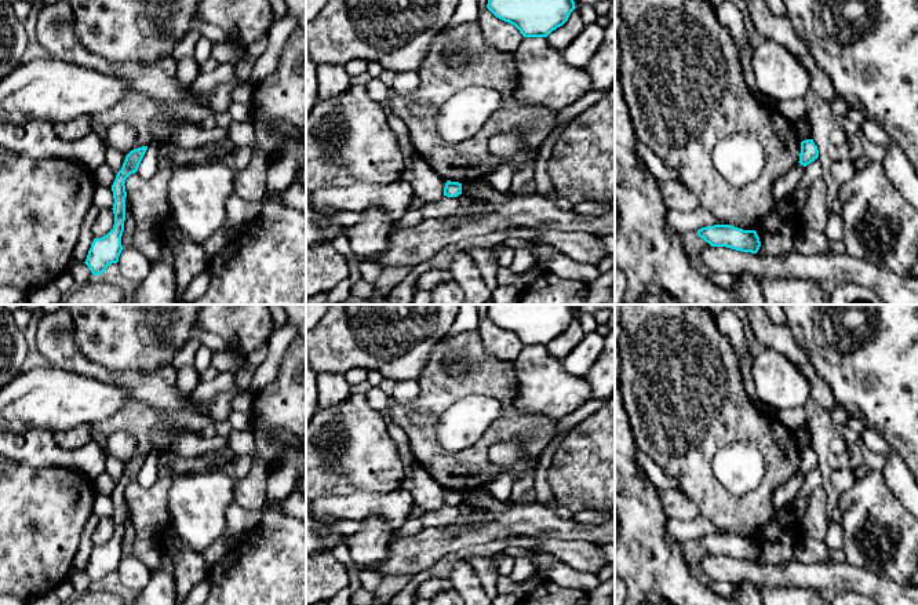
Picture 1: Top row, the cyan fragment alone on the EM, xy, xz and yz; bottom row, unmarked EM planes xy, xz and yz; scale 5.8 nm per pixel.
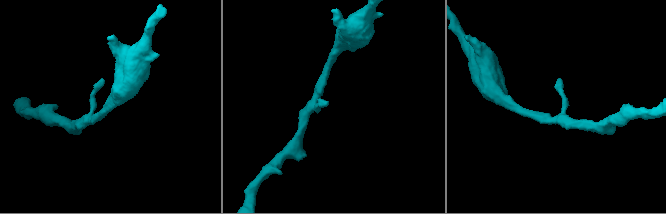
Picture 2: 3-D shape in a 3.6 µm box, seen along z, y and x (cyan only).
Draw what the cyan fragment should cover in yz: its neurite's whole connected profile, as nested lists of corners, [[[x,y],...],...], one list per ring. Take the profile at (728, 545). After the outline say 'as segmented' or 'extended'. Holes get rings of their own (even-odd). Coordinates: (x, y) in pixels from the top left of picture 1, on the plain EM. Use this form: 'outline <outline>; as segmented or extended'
outline [[[731,533],[706,535],[697,544],[711,555],[726,555],[736,560],[757,562],[761,550],[755,539],[743,539]]]; as segmented

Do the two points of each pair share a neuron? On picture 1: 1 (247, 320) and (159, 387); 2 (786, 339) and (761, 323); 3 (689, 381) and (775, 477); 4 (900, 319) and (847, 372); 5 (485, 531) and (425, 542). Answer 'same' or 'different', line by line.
1: different
2: same
3: same
4: same
5: same

